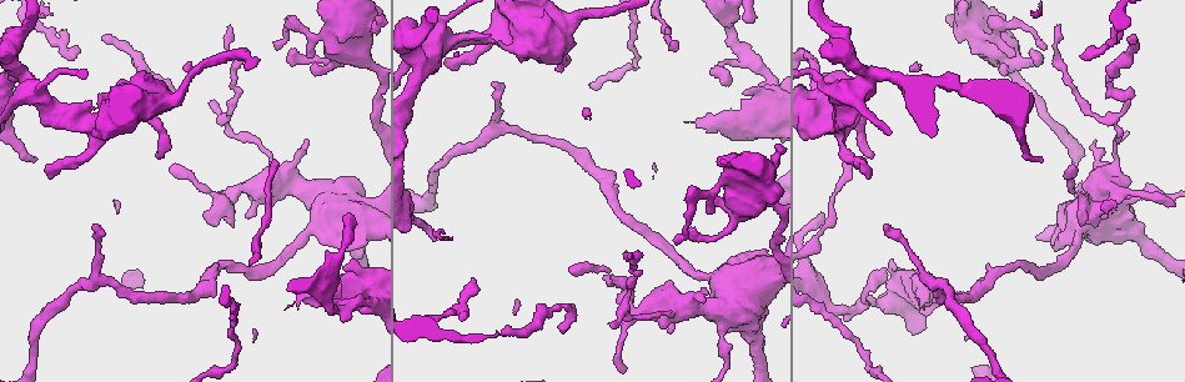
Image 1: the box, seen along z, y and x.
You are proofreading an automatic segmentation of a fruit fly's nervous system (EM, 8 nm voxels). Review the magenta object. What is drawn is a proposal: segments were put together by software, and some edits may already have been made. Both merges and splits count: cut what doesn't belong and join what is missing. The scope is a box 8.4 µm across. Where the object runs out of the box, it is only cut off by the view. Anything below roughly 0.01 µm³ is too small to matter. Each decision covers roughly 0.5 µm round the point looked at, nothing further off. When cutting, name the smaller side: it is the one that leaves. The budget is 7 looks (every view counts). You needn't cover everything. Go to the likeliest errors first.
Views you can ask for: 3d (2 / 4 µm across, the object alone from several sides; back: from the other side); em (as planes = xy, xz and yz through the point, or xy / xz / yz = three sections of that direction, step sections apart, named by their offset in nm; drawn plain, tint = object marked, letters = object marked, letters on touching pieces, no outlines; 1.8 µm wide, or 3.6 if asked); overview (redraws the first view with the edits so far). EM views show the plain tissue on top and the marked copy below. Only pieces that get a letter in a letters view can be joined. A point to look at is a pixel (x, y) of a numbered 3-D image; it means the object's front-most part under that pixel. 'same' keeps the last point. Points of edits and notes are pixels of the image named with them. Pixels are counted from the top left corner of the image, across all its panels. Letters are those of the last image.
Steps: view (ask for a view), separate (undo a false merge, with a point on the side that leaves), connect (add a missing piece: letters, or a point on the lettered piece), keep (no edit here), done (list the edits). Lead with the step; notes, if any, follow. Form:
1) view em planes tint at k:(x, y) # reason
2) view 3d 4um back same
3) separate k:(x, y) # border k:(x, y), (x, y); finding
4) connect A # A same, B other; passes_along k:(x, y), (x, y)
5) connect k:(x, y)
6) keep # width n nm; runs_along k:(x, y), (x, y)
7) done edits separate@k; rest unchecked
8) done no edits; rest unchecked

view 3d 2um at 1:(81, 119) # sudden change in width

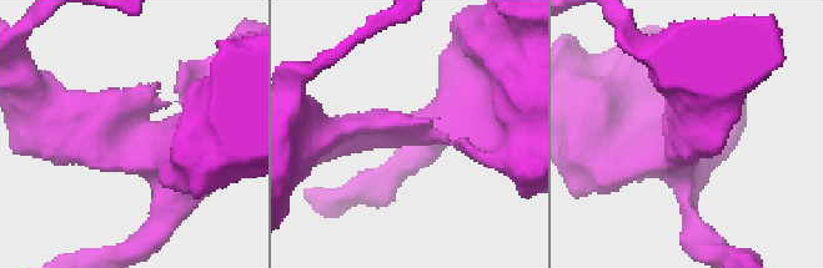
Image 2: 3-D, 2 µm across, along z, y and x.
view em planes letters at 2:(134, 140) # arms 3; arm_widths 180, 240, 550 nm

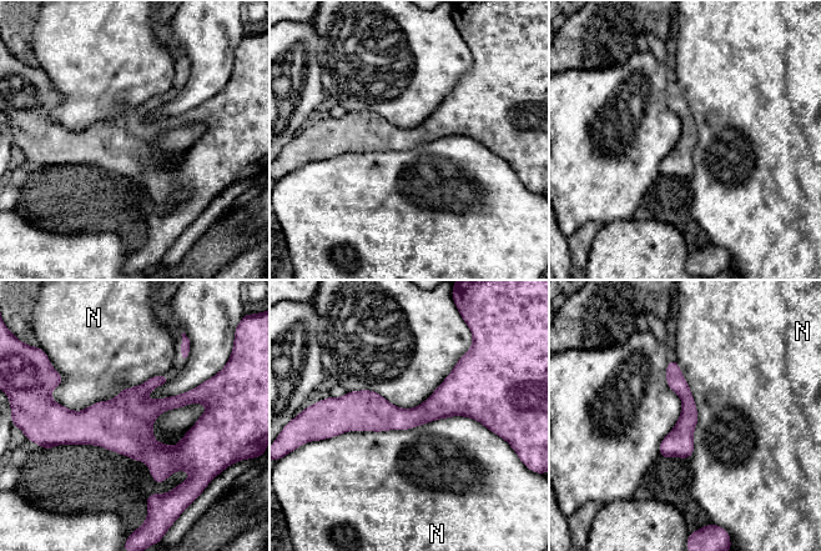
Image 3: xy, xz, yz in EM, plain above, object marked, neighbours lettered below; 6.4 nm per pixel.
keep # width 180 nm; N other; border 3:(495, 434), (448, 416), (325, 440); all the same neuron

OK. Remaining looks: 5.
view em planes tint at 1:(503, 333) # thin end

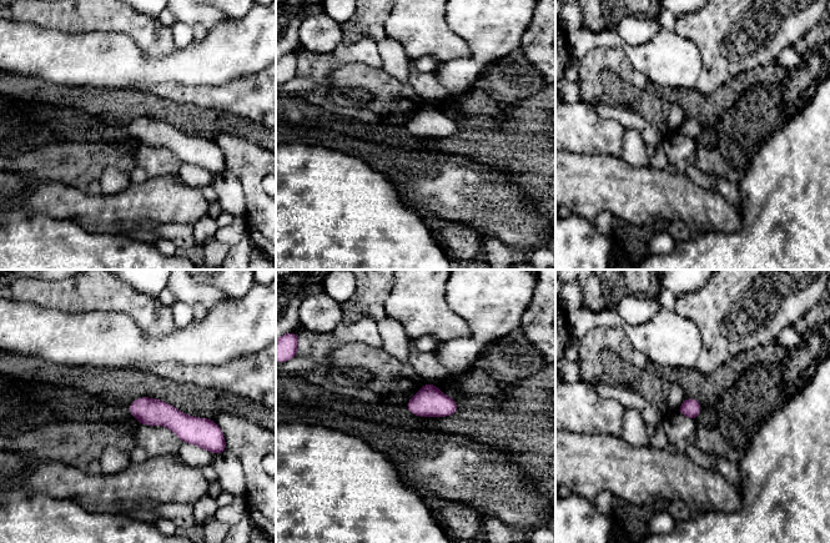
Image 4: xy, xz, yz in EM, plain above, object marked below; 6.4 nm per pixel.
view em planes letters same

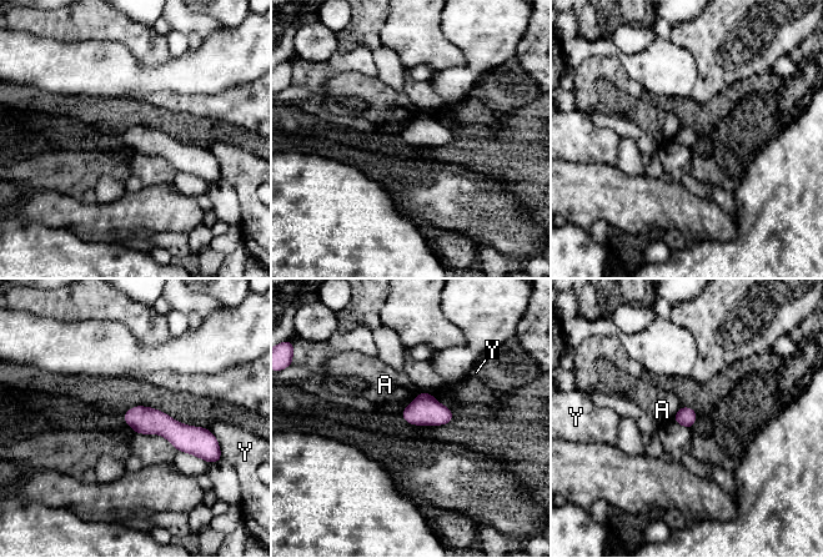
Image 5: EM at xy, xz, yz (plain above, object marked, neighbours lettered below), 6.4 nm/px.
keep # A other, Y other; runs_along 5:(126, 416), (175, 432), (205, 432); none of them fits

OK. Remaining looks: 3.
view 3d 4um at 1:(1032, 64) # calibre changes

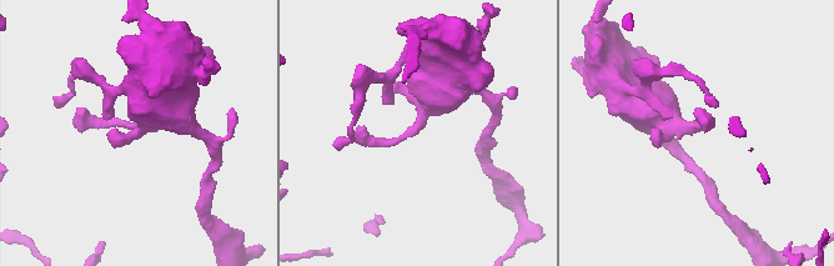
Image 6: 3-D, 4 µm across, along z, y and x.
view em 3.6um xy step 16 tint at 6:(696, 126) # arm_widths 180, 650 nm

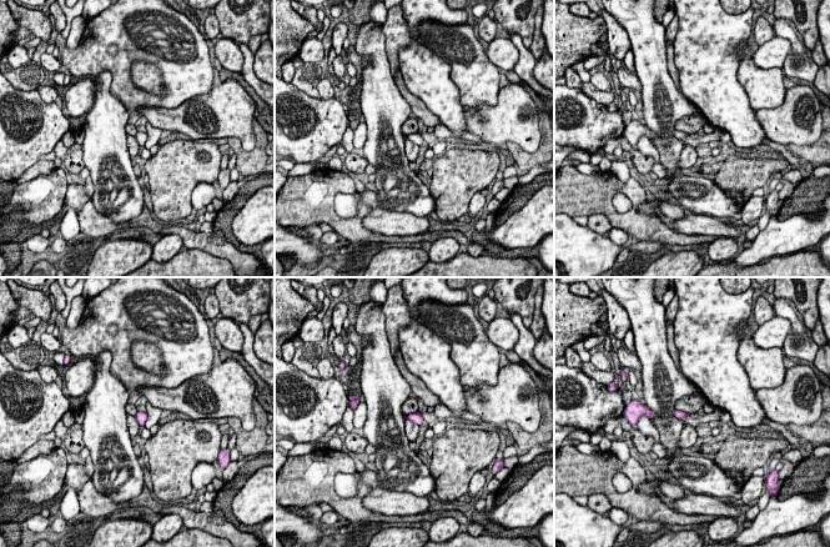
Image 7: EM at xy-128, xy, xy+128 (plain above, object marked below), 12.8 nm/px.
view em 3.6um planes letters same # cut it another way

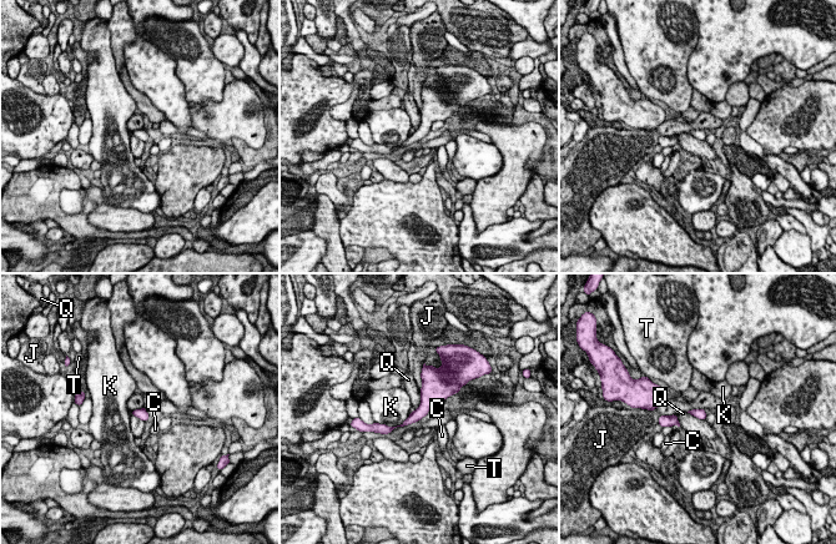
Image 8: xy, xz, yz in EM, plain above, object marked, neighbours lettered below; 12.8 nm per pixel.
keep # width 130 nm; C other, J other, K other, Q other, T other; border 8:(421, 392), (421, 403), (412, 412); continuous, no second neuron

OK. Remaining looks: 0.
done no edits; rest unchecked

